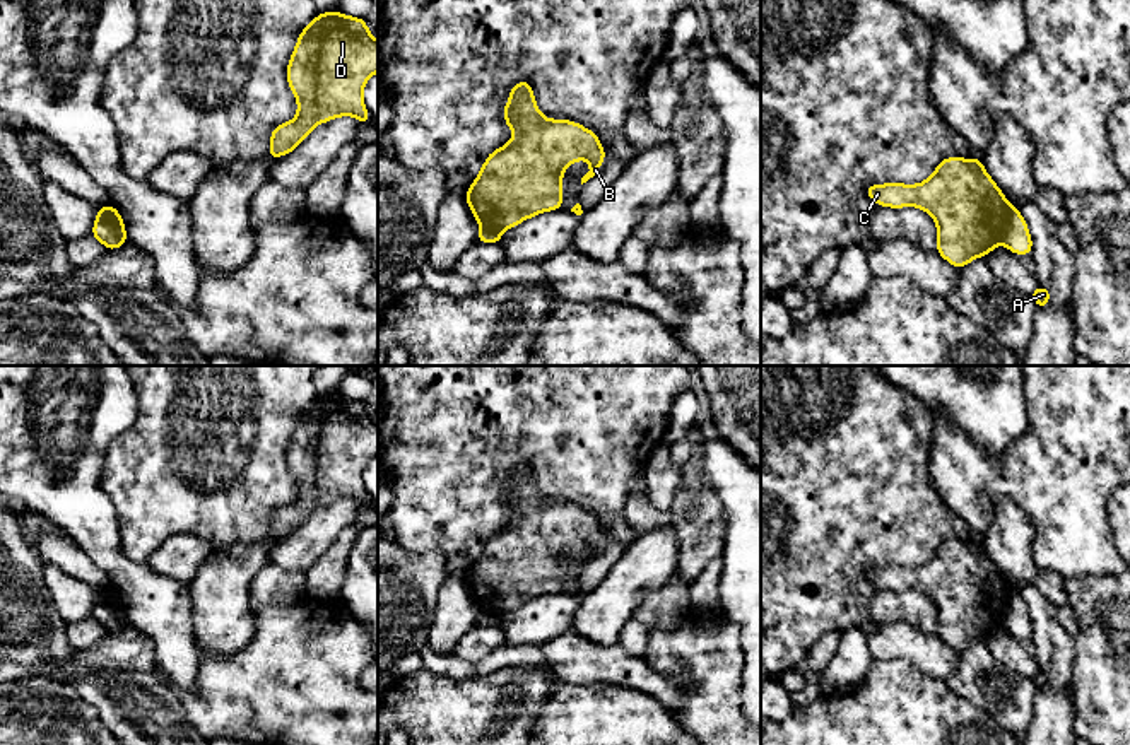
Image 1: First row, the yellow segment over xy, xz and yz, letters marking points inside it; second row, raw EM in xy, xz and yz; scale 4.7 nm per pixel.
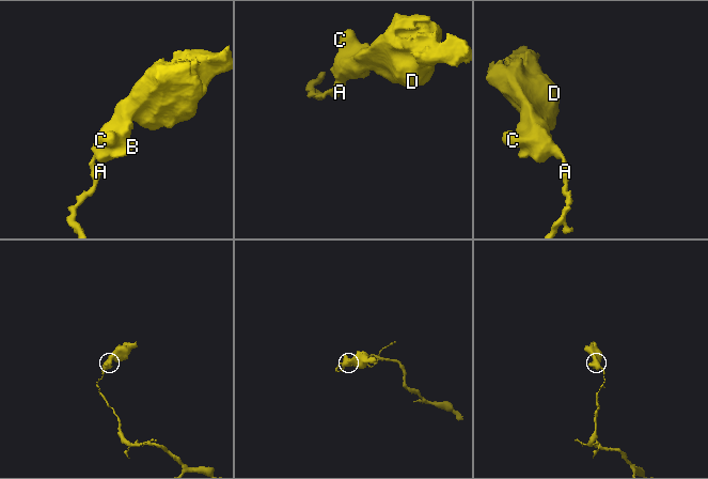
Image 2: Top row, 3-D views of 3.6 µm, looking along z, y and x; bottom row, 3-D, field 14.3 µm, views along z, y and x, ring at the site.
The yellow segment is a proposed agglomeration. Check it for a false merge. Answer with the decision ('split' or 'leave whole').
split

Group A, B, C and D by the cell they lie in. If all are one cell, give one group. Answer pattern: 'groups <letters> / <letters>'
groups A / B C D

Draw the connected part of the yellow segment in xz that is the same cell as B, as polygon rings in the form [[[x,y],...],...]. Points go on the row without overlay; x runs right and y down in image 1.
[[[520,463],[509,472],[509,484],[503,489],[504,506],[515,518],[491,535],[479,559],[470,567],[465,583],[482,612],[503,615],[516,607],[547,593],[562,591],[562,555],[586,542],[591,552],[581,560],[581,567],[600,555],[600,545],[607,542],[597,516],[569,502],[549,502],[537,490],[532,468]]]

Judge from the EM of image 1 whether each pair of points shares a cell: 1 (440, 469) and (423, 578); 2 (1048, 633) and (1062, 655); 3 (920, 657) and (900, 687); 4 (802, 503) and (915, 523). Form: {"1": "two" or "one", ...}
{"1": "two", "2": "one", "3": "two", "4": "one"}

